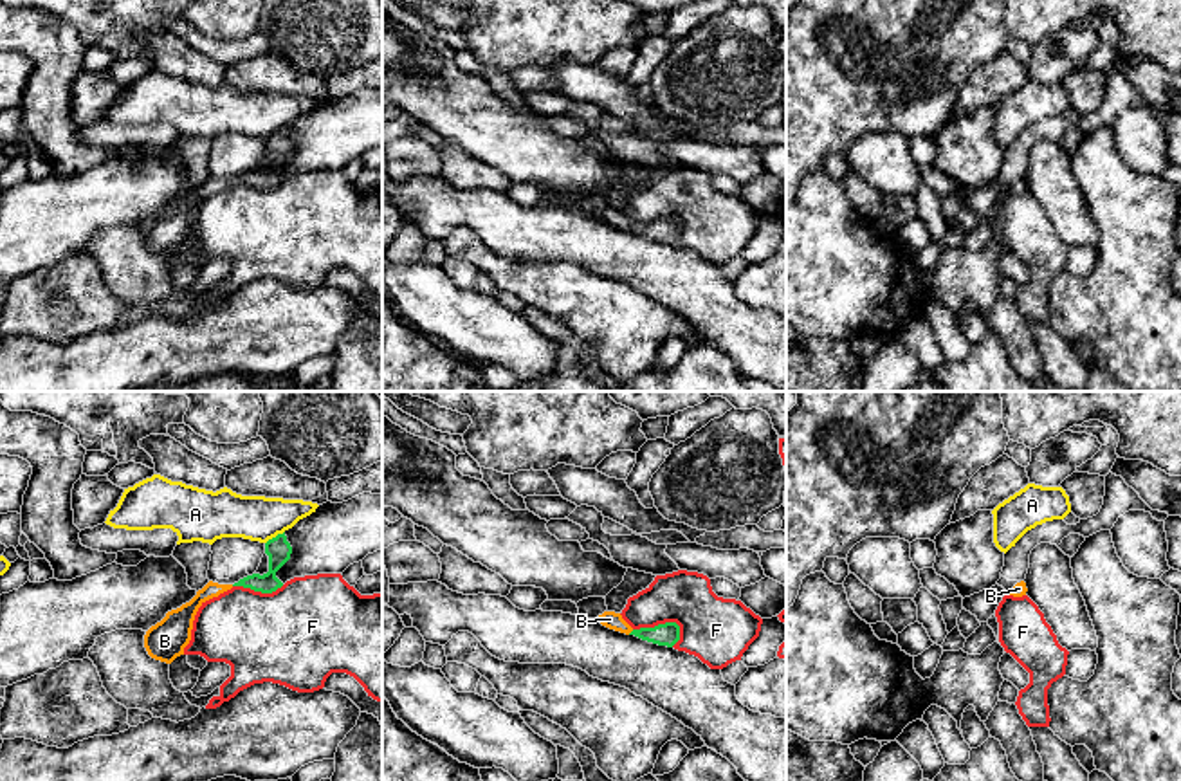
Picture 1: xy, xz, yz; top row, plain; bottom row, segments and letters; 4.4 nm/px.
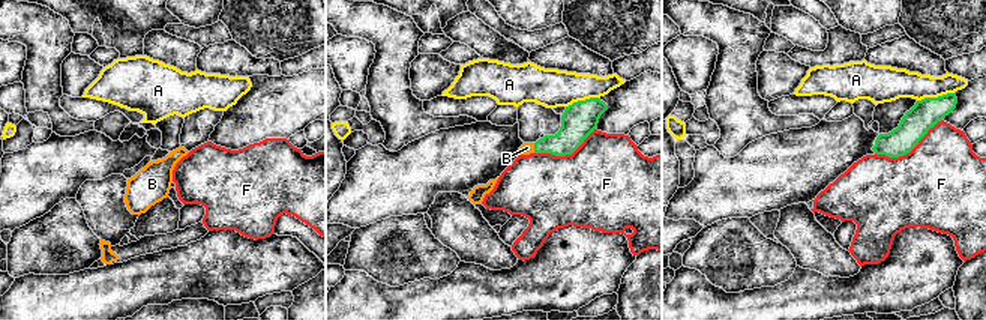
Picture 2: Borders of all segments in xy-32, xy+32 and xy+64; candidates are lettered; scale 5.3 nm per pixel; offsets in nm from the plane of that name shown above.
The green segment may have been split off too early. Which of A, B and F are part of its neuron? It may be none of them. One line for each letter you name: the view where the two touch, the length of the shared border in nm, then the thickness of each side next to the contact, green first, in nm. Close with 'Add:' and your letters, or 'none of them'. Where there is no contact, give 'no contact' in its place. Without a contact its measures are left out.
B: meets green in xz; contact 40 nm long; 100 nm thick on the green side, 80 nm on the other
Add: B

